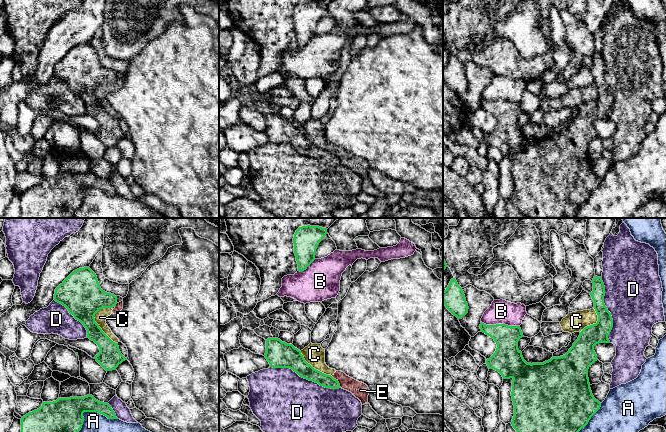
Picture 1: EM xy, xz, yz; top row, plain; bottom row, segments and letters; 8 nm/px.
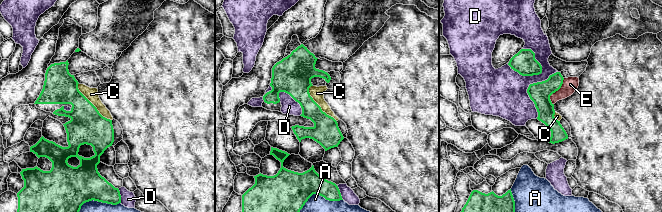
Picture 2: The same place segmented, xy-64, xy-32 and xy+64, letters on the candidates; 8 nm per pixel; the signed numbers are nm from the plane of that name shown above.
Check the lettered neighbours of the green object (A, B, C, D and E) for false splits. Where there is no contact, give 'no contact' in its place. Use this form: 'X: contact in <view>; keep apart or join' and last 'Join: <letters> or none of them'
A: contact in xy; keep apart
B: contact in yz; keep apart
C: contact in xy; keep apart
D: contact in xz; keep apart
E: contact in xz; keep apart
Join: none of them

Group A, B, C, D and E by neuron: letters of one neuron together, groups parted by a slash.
A / B / C E / D

